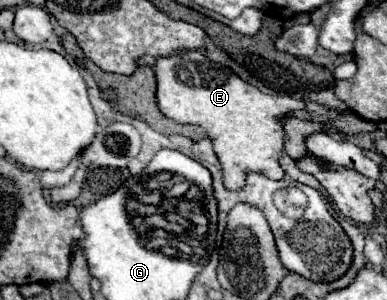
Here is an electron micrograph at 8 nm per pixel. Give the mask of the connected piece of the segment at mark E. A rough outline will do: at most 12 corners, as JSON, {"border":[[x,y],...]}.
{"border":[[198,50],[158,58],[160,112],[208,132],[228,190],[286,176],[284,120]]}

